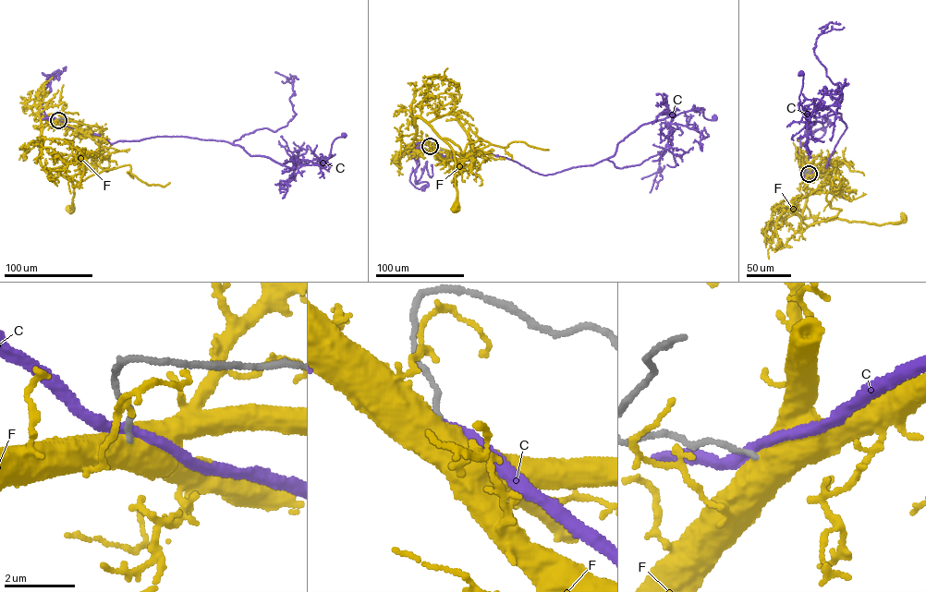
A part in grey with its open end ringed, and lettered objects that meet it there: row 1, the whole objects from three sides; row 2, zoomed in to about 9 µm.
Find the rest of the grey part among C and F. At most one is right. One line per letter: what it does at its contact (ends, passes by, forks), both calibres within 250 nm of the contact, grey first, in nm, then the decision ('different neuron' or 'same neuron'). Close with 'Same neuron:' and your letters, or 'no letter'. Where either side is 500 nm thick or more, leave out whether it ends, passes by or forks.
C: it passes by; calibres 160 and 320 nm; different neuron
F: calibres 150 and 900 nm; different neuron
Same neuron: no letter

